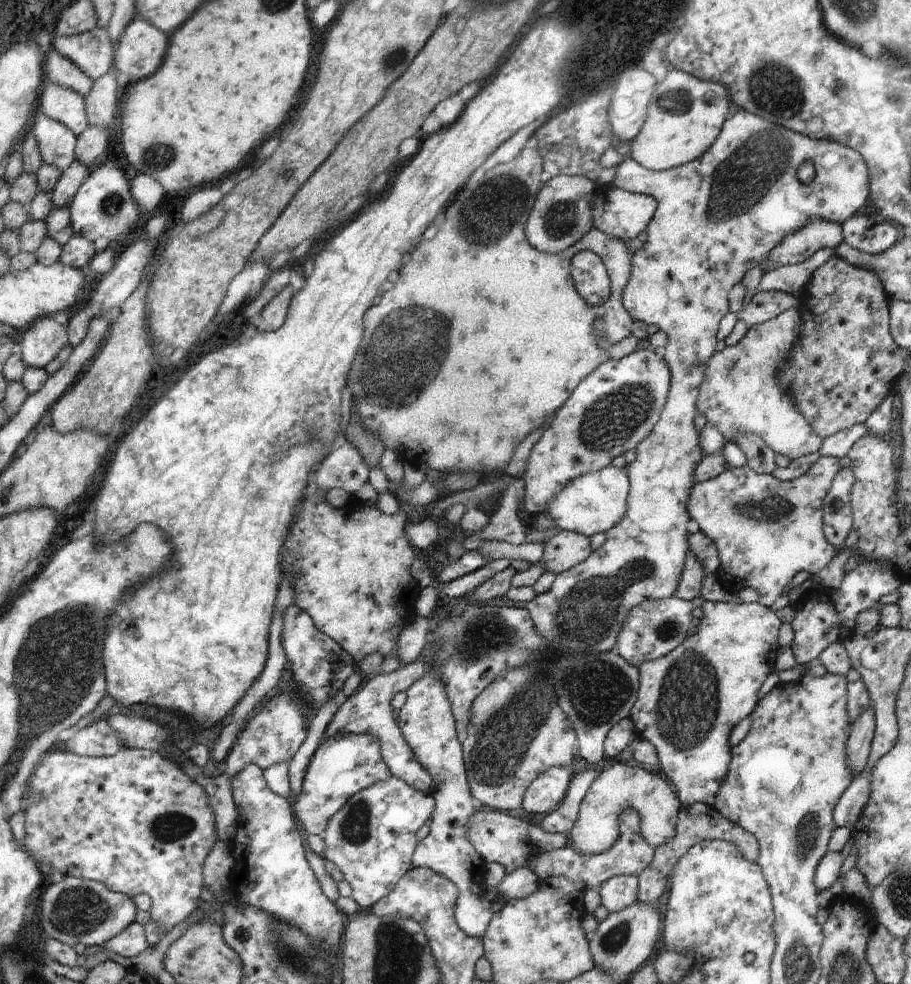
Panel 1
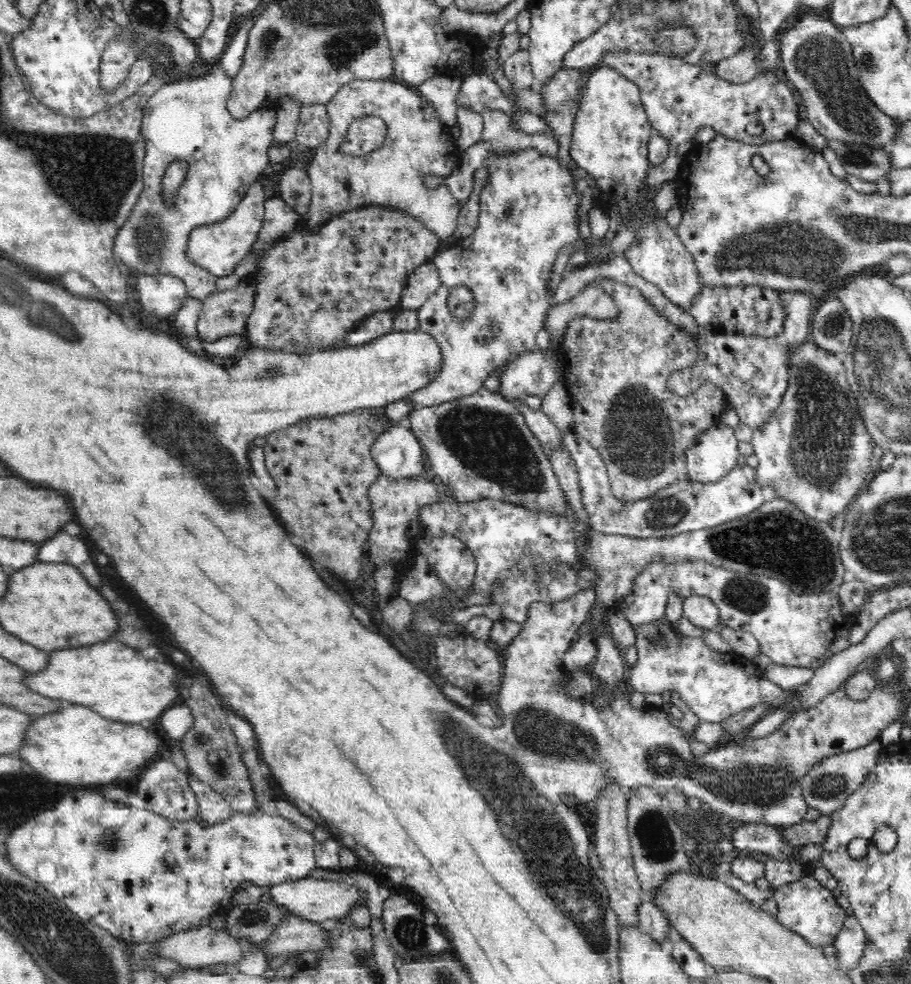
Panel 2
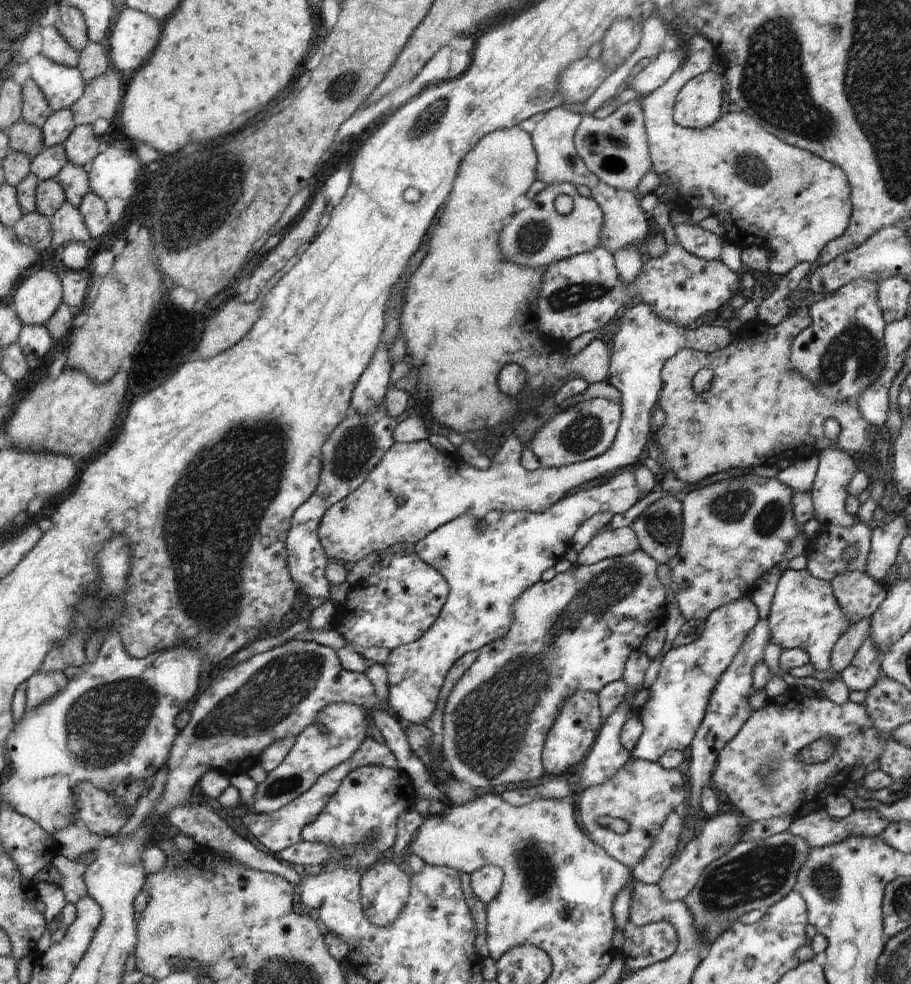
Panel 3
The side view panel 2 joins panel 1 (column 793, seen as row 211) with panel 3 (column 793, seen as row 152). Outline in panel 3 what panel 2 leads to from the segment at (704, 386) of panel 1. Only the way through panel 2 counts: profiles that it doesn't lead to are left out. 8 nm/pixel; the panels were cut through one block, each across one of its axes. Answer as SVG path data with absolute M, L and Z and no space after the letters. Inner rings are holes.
M799 307L797 308L795 314L787 316L786 320L783 320L776 326L760 324L758 328L752 328L752 330L748 330L747 333L739 332L735 338L732 339L732 342L730 342L730 346L725 346L724 350L720 349L719 351L706 354L702 351L684 348L676 352L674 356L671 356L664 363L661 370L663 385L659 394L659 401L657 402L657 405L665 412L665 421L661 427L659 426L656 434L656 436L658 436L659 448L665 456L664 464L660 465L662 474L674 472L674 476L676 476L676 478L680 478L680 480L683 480L684 482L690 482L690 484L696 484L697 482L704 480L704 477L712 476L720 471L737 468L759 467L766 464L776 467L776 464L778 464L778 462L782 459L792 460L793 462L796 459L801 459L810 456L811 454L821 452L830 446L840 448L846 452L850 452L850 454L852 454L852 452L856 452L856 454L859 454L857 457L858 459L870 460L870 462L872 462L870 456L873 452L876 452L876 448L874 448L872 441L870 440L869 432L872 429L872 425L862 418L861 412L857 409L857 406L852 401L844 402L828 400L823 394L820 394L820 392L815 389L815 386L803 374L796 372L791 365L790 355L793 340L800 334L800 332L802 332L805 328L808 328L810 323L809 308ZM701 368L711 368L714 372L714 380L709 391L702 394L696 394L692 388L692 378L694 378L694 375ZM828 420L836 421L842 428L842 434L836 442L831 442L830 439L827 439L824 436L823 426Z

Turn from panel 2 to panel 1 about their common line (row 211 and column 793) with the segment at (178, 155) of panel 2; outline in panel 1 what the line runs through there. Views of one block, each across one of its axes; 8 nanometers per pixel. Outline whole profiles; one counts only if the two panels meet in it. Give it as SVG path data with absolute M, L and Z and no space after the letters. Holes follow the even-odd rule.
M736 109L733 110L732 118L726 120L722 125L716 142L714 142L698 160L693 160L688 164L683 164L682 166L677 166L676 168L668 170L650 171L638 168L638 162L630 159L621 162L616 167L616 174L614 174L614 180L610 182L610 185L621 188L622 190L627 190L631 193L651 196L657 202L652 220L650 220L650 224L647 226L647 242L643 245L639 245L631 258L631 275L628 284L623 290L622 304L624 308L628 310L628 314L632 316L632 320L645 322L649 325L654 324L658 326L660 331L664 331L666 336L668 336L668 344L664 347L662 358L664 358L664 362L666 362L670 368L672 382L670 382L669 395L666 399L666 406L664 406L664 410L662 414L660 414L660 420L656 422L654 430L652 430L652 432L635 448L637 454L636 459L625 467L626 474L630 481L630 490L626 503L626 514L624 514L624 518L620 520L620 524L616 524L614 528L610 528L608 532L605 532L606 543L602 544L602 547L598 548L598 550L591 552L591 555L584 562L557 574L548 592L537 594L532 600L525 601L524 604L522 604L522 608L528 610L530 618L534 622L536 632L548 642L548 650L552 650L552 652L556 650L558 657L560 654L564 656L564 654L582 652L584 652L584 654L611 652L617 643L618 634L620 630L622 630L622 626L624 626L624 620L626 620L626 616L628 616L628 612L630 612L632 608L640 606L644 601L670 598L676 592L678 584L680 584L682 571L684 570L684 561L690 548L690 546L688 546L689 531L687 527L692 518L690 518L686 506L688 500L690 500L690 491L694 484L692 474L694 474L696 466L700 464L700 460L704 458L704 454L702 454L702 450L700 450L700 430L697 430L694 424L694 416L698 413L696 410L696 400L698 400L700 385L704 380L706 362L708 362L716 352L716 342L719 341L717 338L719 322L729 313L728 294L736 284L741 282L744 274L748 272L748 268L750 268L750 265L747 265L748 262L756 262L758 266L762 266L762 263L765 262L770 251L782 242L784 236L798 232L798 230L800 230L808 220L812 220L812 218L822 218L822 220L828 220L828 222L838 224L846 222L846 220L854 216L854 214L868 209L868 197L870 196L868 166L866 161L856 150L846 148L842 146L842 144L838 144L832 140L812 139L808 138L808 136L802 136L802 134L792 132L792 130L788 130L782 126L768 124L768 122L764 122L762 118L758 118L758 116L750 114L750 112L744 112L742 109L740 109L740 112ZM807 160L811 160L815 168L814 180L812 180L810 186L808 186L808 184L802 184L797 180L798 168L800 168L800 164ZM716 244L722 244L724 248L728 248L728 256L730 256L728 260L724 260L724 264L720 262L720 268L716 268L716 262L712 262L710 256L708 256L710 248L716 246Z

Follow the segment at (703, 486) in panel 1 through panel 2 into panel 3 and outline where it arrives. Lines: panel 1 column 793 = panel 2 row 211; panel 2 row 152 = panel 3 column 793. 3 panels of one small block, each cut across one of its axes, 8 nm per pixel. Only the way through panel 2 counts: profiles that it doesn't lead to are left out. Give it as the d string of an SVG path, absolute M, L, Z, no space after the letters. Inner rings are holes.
M744 475L741 477L732 477L731 479L725 481L718 481L717 483L702 487L701 489L696 489L684 494L685 497L681 501L683 504L683 535L679 546L679 551L672 560L667 562L672 576L673 582L675 583L675 597L676 604L684 616L685 620L690 619L700 619L705 621L713 610L716 610L722 605L727 605L728 603L734 602L739 598L747 596L754 590L755 582L760 577L763 577L772 567L776 567L777 564L783 559L786 551L791 547L791 542L803 532L796 525L793 513L792 496L793 489L791 489L787 484L784 484L781 480L776 478L767 479L764 477L759 477L758 475Z

